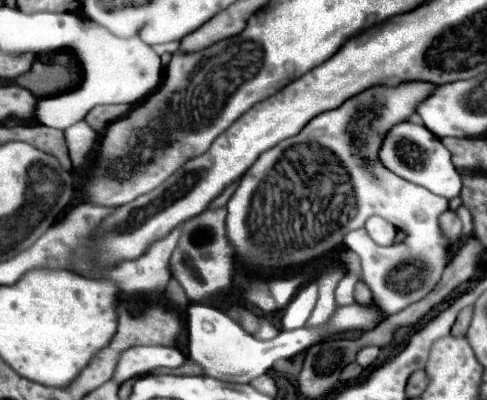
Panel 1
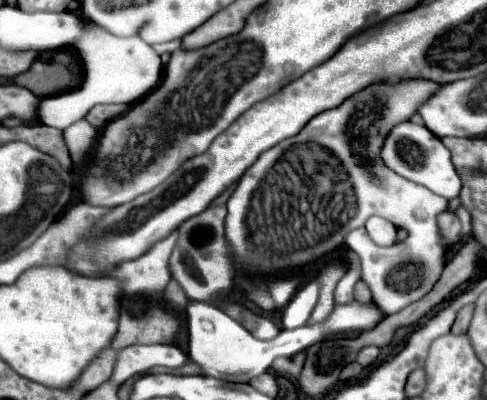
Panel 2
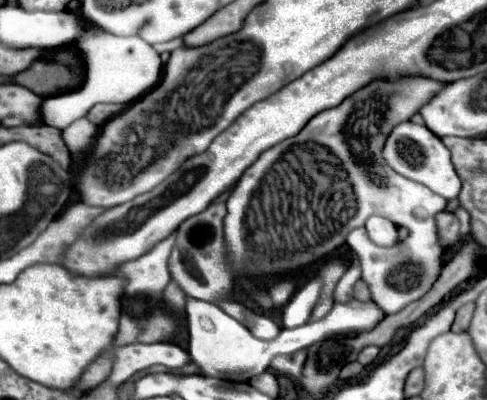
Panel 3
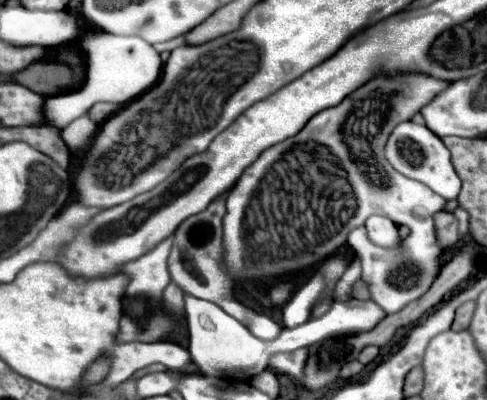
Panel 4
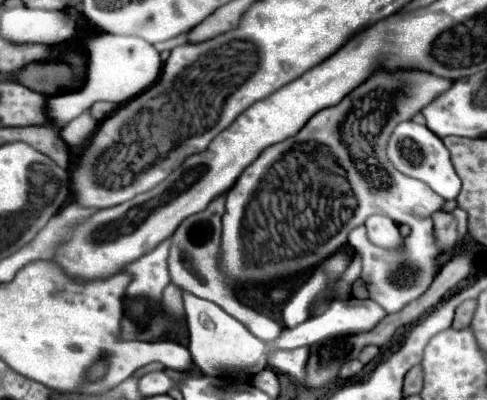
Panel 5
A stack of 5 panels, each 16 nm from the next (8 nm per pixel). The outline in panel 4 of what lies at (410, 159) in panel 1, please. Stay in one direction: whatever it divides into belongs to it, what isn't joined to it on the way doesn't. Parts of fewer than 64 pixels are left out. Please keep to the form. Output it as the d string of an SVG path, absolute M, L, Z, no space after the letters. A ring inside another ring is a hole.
M414 122L398 124L388 138L384 156L392 164L392 168L396 168L400 174L410 176L412 180L426 184L428 188L432 188L432 192L440 194L442 198L452 200L458 197L460 178L456 174L456 168L450 162L450 152L442 144L442 140L436 134L432 134L426 126L420 126L420 124L414 124Z

